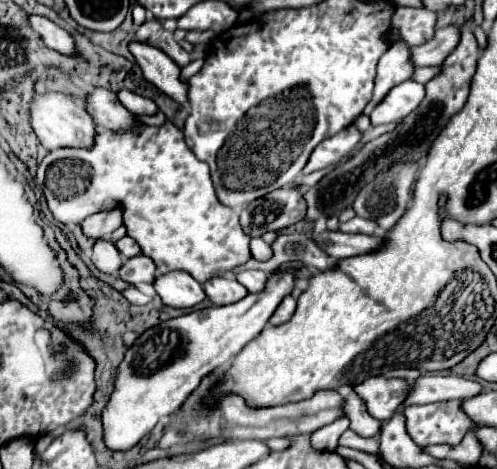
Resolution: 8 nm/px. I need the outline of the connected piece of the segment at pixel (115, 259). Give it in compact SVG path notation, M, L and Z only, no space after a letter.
M96 240L92 262L104 274L116 274L122 266L122 260L120 260L116 246L112 242L106 242L106 240Z

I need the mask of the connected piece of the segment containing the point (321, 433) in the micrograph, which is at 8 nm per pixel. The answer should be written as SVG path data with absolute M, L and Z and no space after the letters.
M340 418L340 420L336 420L336 422L332 422L332 424L316 430L316 432L312 434L312 438L310 438L310 440L312 440L312 446L314 446L316 450L334 450L334 448L338 446L340 434L342 434L348 426L350 426L350 420L348 420L348 418Z

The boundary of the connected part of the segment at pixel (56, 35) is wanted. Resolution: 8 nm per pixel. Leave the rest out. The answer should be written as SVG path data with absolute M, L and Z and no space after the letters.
M28 14L28 22L30 28L44 40L48 48L58 50L62 54L74 54L74 40L64 28L60 28L46 16L38 16L38 14Z

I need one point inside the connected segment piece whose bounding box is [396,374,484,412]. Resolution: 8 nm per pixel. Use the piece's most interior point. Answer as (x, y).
(433, 387)

